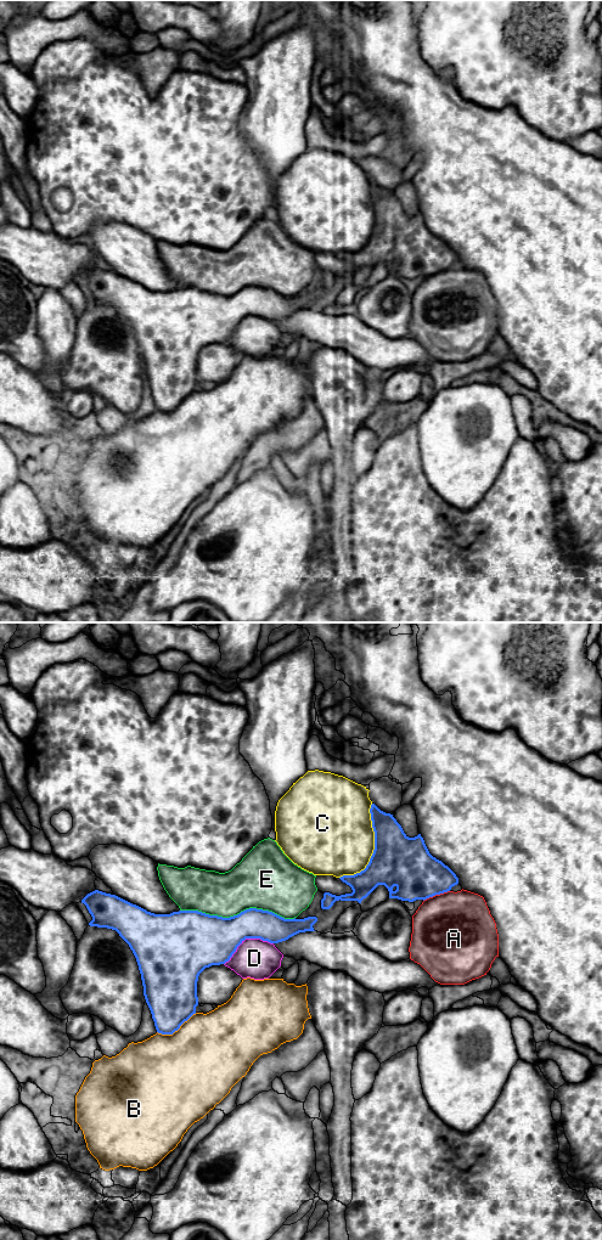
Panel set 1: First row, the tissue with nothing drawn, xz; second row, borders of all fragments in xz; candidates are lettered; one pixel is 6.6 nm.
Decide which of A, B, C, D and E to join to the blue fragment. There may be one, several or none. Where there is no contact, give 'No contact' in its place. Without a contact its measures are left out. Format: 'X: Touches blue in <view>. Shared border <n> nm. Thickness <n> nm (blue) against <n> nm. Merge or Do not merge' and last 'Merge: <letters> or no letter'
A: Touches blue in xz. Shared border 190 nm. Thickness 320 nm (blue) against 480 nm. Do not merge
B: Touches blue in xz. Shared border 300 nm. Thickness 340 nm (blue) against 500 nm. Do not merge
C: Touches blue in xz. Shared border 550 nm. Thickness 340 nm (blue) against 480 nm. Do not merge
D: Touches blue in xz. Shared border 360 nm. Thickness 340 nm (blue) against 260 nm. Do not merge
E: Touches blue in xz. Shared border 750 nm. Thickness 340 nm (blue) against 340 nm. Do not merge
Merge: no letter

